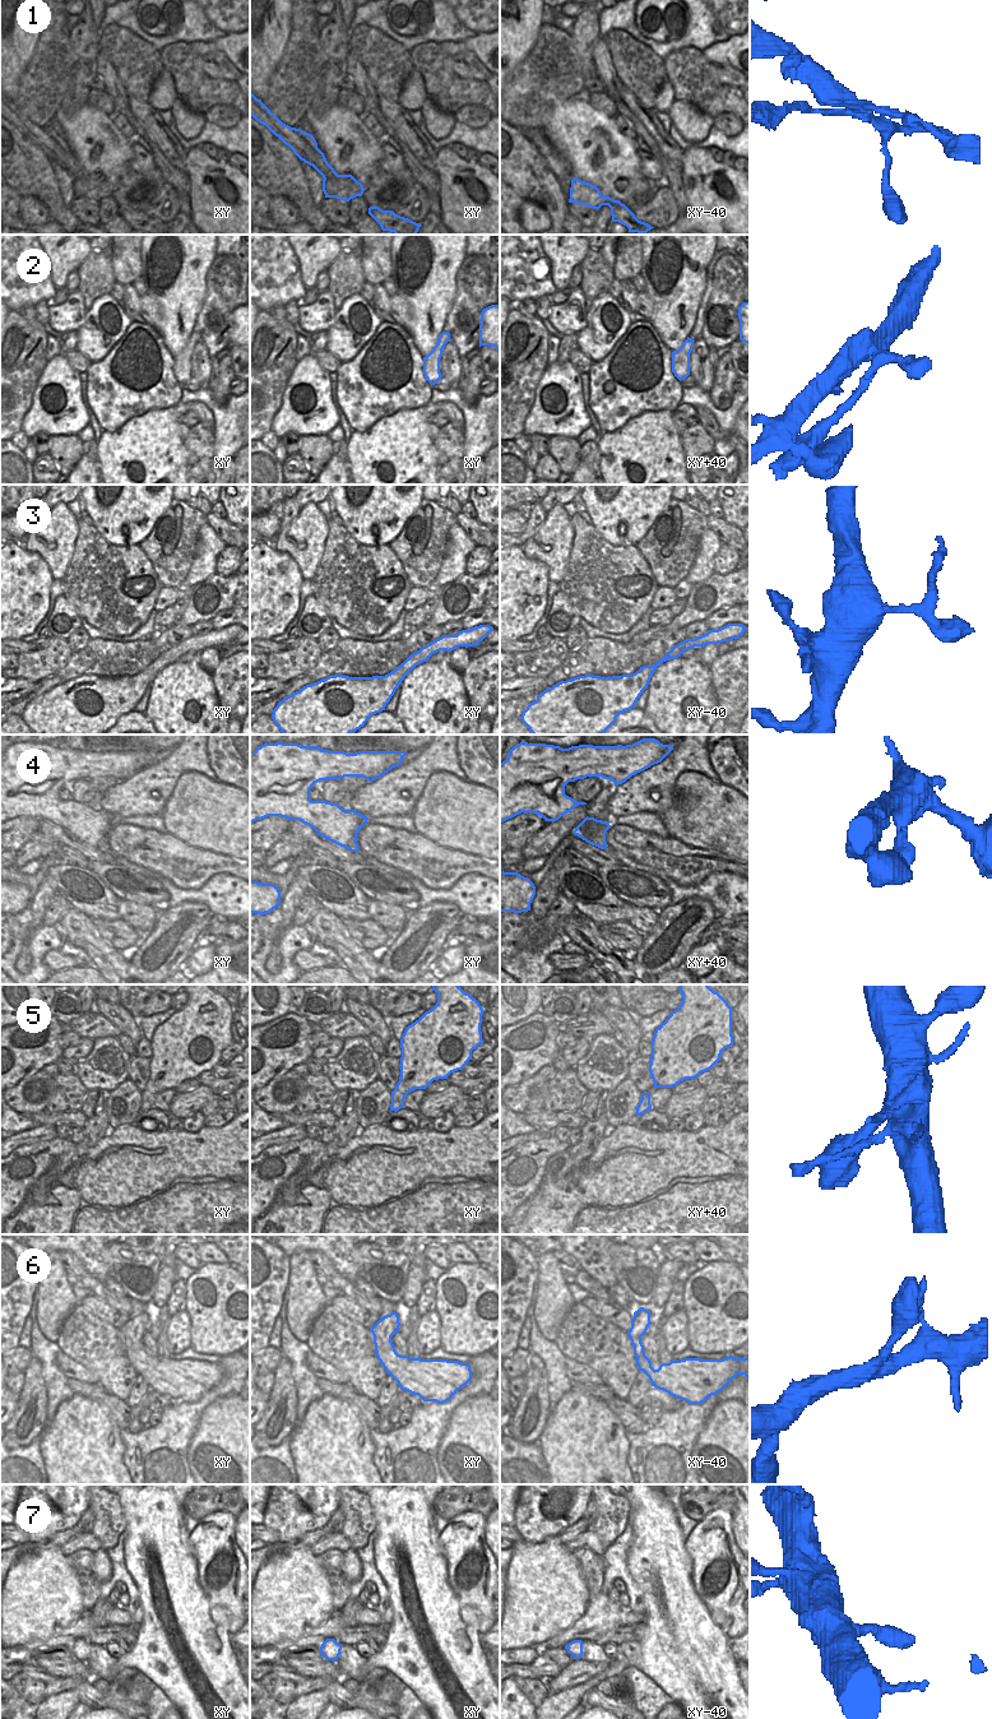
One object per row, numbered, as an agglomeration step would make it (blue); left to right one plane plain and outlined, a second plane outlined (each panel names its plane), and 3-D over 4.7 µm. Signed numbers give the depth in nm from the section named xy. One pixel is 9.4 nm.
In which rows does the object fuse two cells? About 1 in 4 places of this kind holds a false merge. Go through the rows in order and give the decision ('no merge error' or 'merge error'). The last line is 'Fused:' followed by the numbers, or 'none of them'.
1: merge error
2: no merge error
3: merge error
4: no merge error
5: no merge error
6: no merge error
7: no merge error
Fused: 1, 3

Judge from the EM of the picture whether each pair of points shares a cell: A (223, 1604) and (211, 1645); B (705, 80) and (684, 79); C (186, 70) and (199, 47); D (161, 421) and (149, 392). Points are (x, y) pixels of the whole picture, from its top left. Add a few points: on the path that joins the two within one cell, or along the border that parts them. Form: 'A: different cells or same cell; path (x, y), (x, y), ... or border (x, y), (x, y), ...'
A: different cells; border (207, 1597), (209, 1616), (230, 1634)
B: same cell; path (700, 80), (689, 79)
C: different cells; border (188, 43), (196, 56)
D: different cells; border (179, 402), (168, 407), (151, 408), (128, 420)

